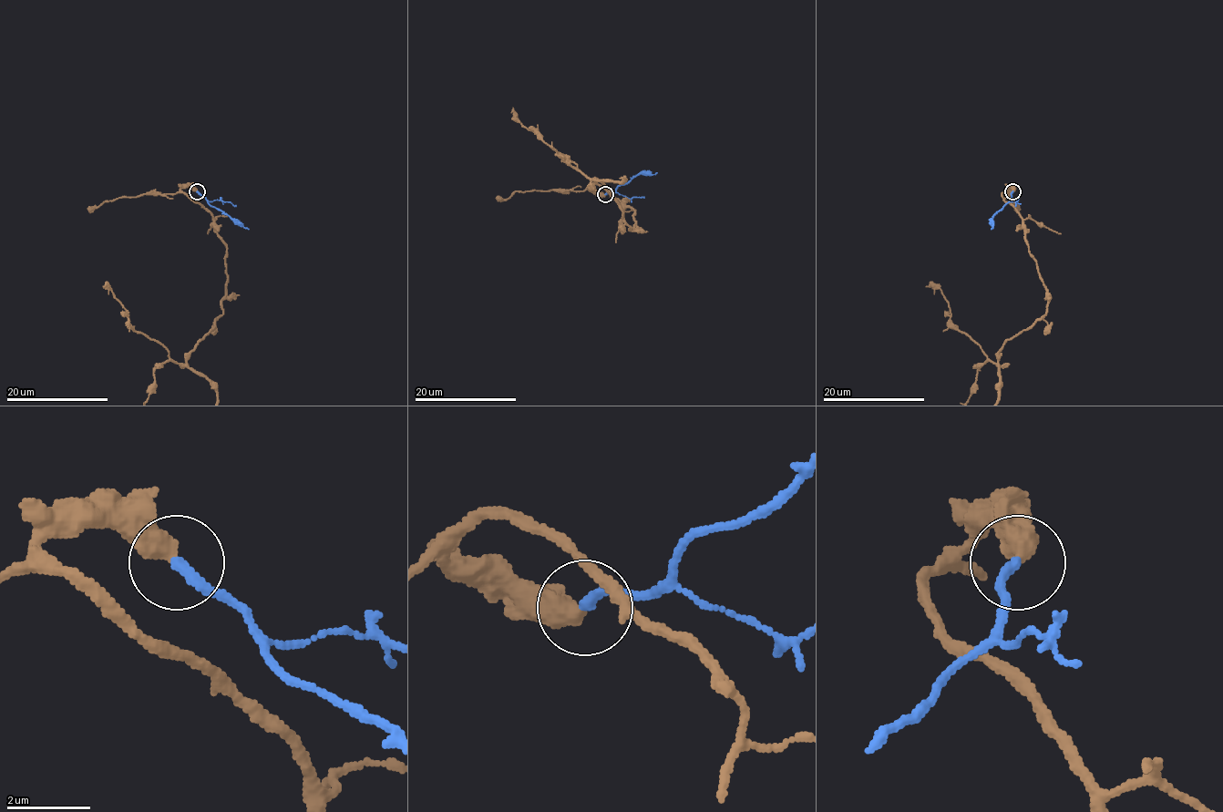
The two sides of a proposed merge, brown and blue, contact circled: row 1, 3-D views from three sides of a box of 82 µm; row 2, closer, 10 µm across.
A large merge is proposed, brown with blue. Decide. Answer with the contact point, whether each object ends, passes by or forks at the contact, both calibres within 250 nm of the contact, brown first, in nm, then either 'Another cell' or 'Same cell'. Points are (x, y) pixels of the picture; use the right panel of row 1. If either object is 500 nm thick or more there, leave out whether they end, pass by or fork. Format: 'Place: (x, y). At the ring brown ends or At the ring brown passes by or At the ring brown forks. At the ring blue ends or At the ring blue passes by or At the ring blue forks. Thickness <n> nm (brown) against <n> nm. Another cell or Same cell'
Place: (1012, 191). Thickness 500 nm (brown) against 260 nm. Same cell

